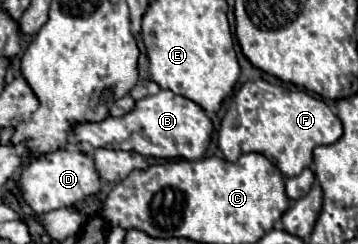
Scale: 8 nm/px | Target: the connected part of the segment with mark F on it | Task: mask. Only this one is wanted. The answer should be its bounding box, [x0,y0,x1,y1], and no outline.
[218,80,342,176]

